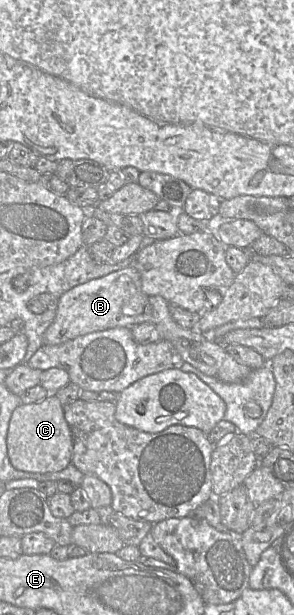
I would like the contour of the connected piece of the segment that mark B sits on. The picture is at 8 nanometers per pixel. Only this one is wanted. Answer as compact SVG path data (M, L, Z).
M134 266L111 272L66 291L59 298L56 316L43 335L43 345L58 345L88 333L116 327L131 328L140 323L153 324L161 338L169 341L184 362L225 383L245 381L252 369L239 363L218 341L209 341L197 329L184 329L172 318L169 303L161 296L148 296L141 288L141 277Z

